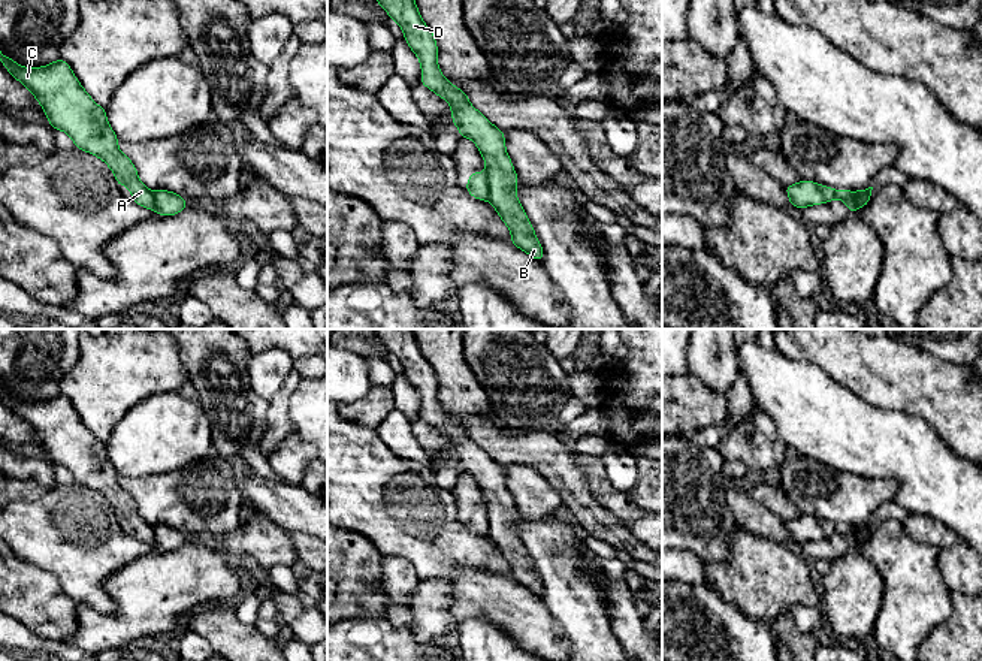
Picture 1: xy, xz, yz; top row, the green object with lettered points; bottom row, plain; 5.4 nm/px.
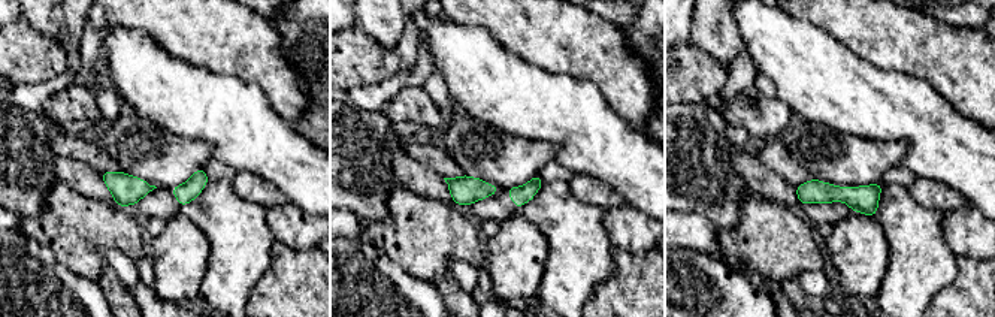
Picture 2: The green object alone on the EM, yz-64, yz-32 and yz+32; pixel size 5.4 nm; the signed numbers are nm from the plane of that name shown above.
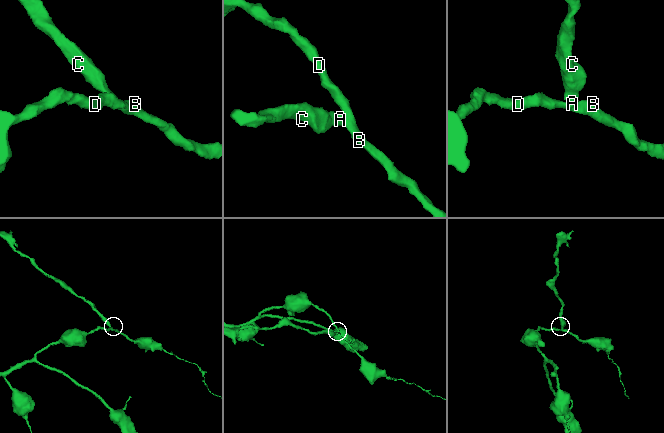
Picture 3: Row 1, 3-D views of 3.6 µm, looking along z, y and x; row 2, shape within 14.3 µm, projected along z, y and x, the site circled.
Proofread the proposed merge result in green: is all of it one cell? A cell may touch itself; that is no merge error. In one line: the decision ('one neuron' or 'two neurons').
two neurons

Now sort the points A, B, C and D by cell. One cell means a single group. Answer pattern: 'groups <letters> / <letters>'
groups A C / B D

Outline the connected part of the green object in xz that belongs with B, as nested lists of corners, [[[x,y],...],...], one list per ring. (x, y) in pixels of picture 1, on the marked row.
[[[377,0],[404,31],[405,42],[421,66],[420,82],[450,103],[451,121],[459,135],[471,139],[487,166],[489,202],[511,232],[511,242],[537,260],[544,259],[543,247],[516,194],[519,176],[505,150],[504,132],[493,126],[456,88],[438,67],[438,46],[433,33],[420,16],[414,0]]]

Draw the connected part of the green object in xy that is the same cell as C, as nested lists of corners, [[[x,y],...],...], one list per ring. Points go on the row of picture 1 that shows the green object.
[[[0,51],[0,61],[31,91],[52,129],[66,132],[81,151],[102,159],[118,185],[129,187],[132,200],[155,212],[154,191],[139,181],[135,165],[120,151],[105,108],[93,102],[63,58],[43,67],[21,67]]]

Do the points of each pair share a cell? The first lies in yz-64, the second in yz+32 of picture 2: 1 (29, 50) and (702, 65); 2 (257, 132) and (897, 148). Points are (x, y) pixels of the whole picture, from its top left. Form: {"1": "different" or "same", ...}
{"1": "same", "2": "different"}

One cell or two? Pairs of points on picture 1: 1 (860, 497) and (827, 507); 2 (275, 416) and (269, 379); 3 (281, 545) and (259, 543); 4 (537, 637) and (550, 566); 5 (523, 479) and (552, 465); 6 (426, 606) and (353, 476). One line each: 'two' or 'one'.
1: one
2: two
3: one
4: two
5: two
6: two

